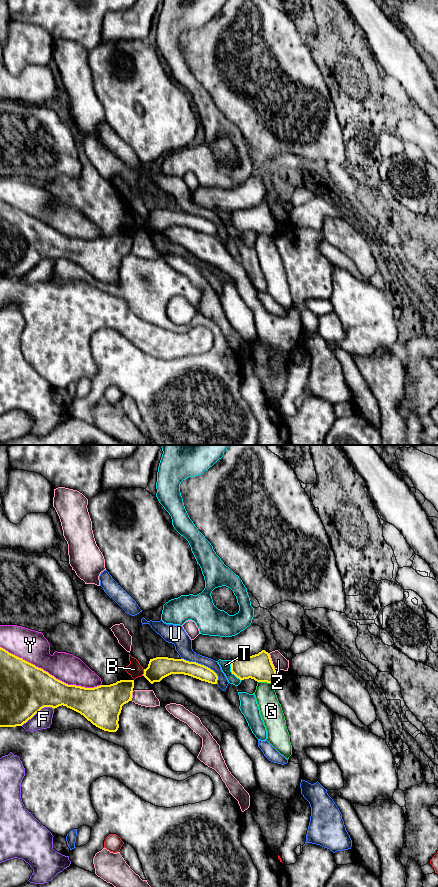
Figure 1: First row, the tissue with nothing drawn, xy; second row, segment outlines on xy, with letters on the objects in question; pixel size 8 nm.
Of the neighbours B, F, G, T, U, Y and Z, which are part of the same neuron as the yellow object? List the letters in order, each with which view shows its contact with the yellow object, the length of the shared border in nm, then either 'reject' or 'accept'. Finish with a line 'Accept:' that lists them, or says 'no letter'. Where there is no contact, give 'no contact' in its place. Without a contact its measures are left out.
B: xy | 60 nm | reject
F: xy | 300 nm | reject
G: xy | 120 nm | reject
T: xy | 180 nm | reject
U: xy | 360 nm | reject
Y: xy | 850 nm | reject
Z: xy | 140 nm | reject
Accept: no letter

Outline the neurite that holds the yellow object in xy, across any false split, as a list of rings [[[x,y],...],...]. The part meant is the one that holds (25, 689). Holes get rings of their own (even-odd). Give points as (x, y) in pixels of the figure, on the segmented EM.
[[[0,647],[0,727],[22,726],[42,708],[55,709],[63,705],[80,713],[96,727],[104,731],[116,732],[119,728],[118,721],[122,706],[131,701],[133,688],[134,680],[120,680],[110,685],[100,685],[94,688],[68,685]]]

